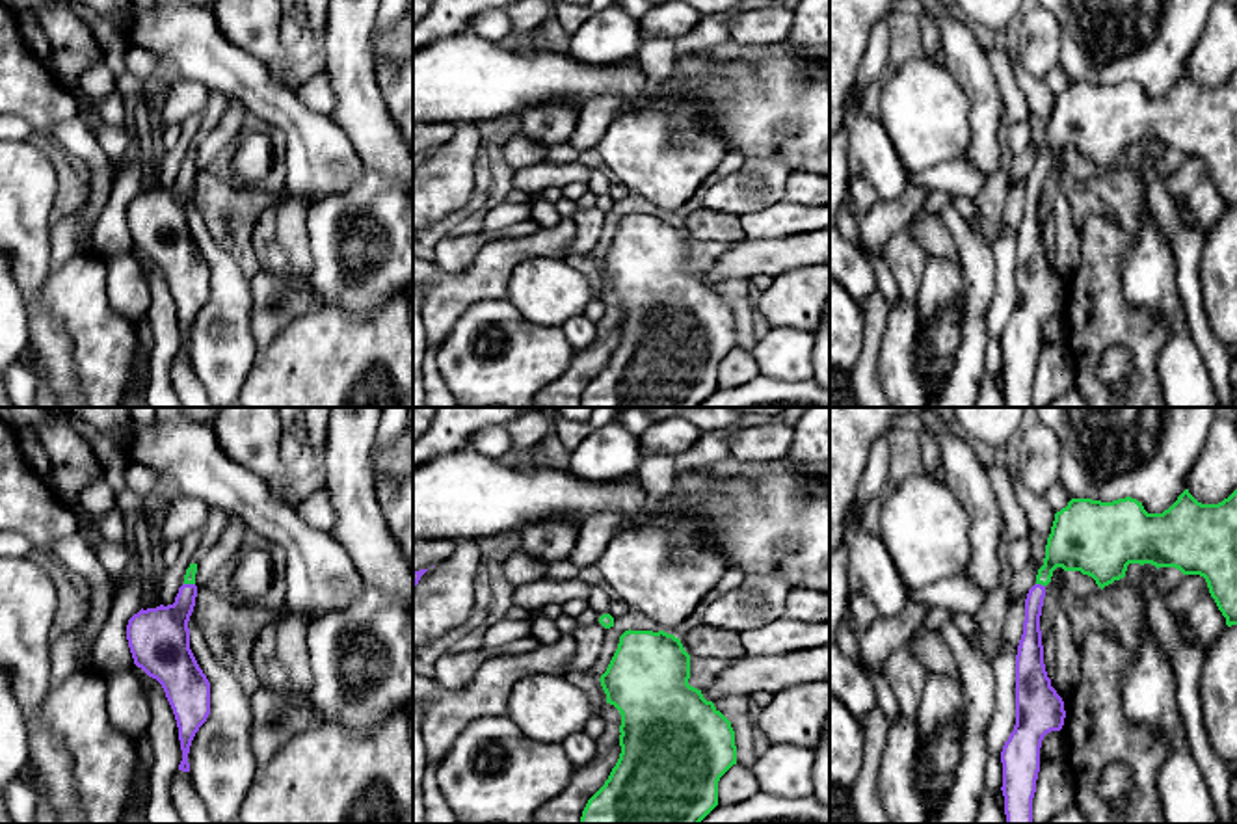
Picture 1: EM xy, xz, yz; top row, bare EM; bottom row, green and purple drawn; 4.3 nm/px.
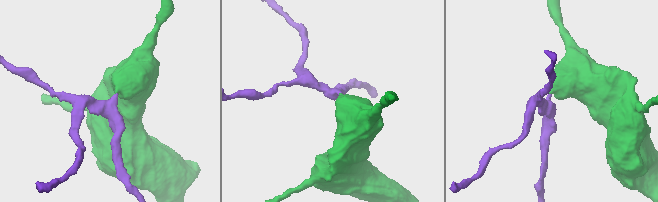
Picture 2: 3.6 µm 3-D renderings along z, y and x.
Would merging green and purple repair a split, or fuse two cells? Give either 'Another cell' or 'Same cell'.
Same cell

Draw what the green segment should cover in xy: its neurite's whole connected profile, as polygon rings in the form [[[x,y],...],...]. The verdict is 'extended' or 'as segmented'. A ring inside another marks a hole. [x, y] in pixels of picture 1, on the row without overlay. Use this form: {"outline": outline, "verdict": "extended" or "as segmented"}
{"outline": [[[190,147],[173,188],[141,192],[126,208],[134,247],[162,268],[173,292],[182,355],[190,355],[192,324],[210,298],[210,266],[190,233],[188,205],[197,180],[195,156],[197,147]]], "verdict": "extended"}

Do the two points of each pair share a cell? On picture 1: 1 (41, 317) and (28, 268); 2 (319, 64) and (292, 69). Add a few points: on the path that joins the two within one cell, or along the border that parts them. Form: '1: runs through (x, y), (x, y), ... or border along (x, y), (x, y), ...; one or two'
1: runs through (36, 305), (32, 279); one
2: runs through (313, 64), (298, 69); one

